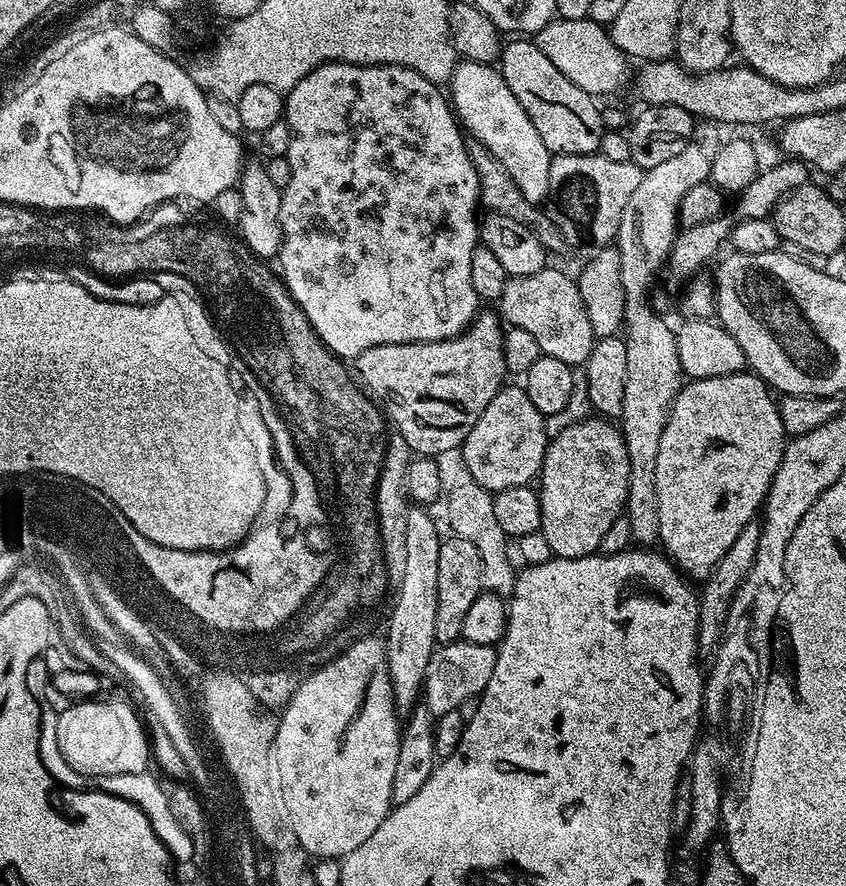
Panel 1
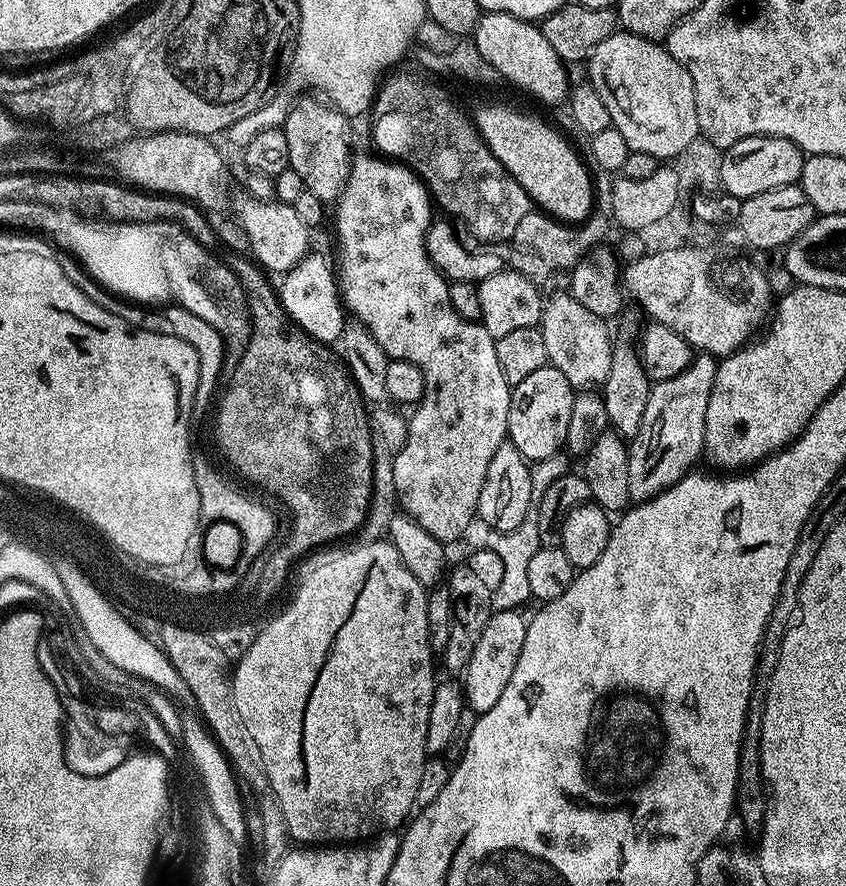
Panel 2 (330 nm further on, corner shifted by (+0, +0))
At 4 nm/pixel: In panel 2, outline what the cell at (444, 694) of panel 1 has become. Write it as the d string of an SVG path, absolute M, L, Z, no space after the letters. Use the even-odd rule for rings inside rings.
M516 610L493 611L490 622L486 622L486 630L482 630L482 638L478 638L478 646L474 646L474 655L464 667L464 699L467 707L477 714L492 709L498 703L502 690L506 690L506 682L510 682L510 674L514 674L514 666L518 666L518 654L522 654L522 642L526 642L528 629L528 620L520 614Z

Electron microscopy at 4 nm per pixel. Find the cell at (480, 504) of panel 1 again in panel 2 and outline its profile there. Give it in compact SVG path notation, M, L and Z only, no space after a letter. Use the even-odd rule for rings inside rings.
M562 452L552 455L550 458L535 461L531 466L531 506L522 524L512 532L495 532L489 535L488 546L492 552L498 554L502 560L503 572L502 581L498 589L492 595L492 606L495 611L515 611L525 601L531 599L529 594L530 582L527 581L527 567L534 558L534 554L541 548L538 531L538 515L541 509L542 498L547 489L556 478L564 477L570 470L569 457Z

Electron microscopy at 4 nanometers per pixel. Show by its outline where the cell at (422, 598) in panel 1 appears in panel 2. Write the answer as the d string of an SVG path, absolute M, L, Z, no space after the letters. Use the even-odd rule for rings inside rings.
M379 154L371 155L357 155L353 159L350 178L346 182L343 194L334 206L334 211L336 211L336 244L340 247L338 283L347 311L351 315L353 312L356 315L353 317L371 332L373 338L378 342L378 346L382 346L384 353L393 360L405 360L414 366L418 366L418 370L422 374L424 397L420 399L419 404L415 405L413 412L416 413L410 416L408 420L406 446L396 455L396 461L392 463L395 499L407 515L415 516L418 526L422 526L422 530L426 530L426 534L434 534L434 538L438 538L441 542L449 542L448 540L458 539L471 526L472 520L474 524L477 519L478 494L482 494L482 486L486 482L486 466L490 466L490 458L494 458L494 450L498 450L498 446L502 446L508 440L508 419L510 418L510 398L512 397L513 385L506 382L506 374L502 374L502 366L498 366L496 339L484 329L483 324L475 320L467 320L458 315L450 302L449 281L432 265L432 260L428 256L428 247L424 239L434 219L434 201L428 192L428 187L405 164L398 164L395 160L389 160Z

